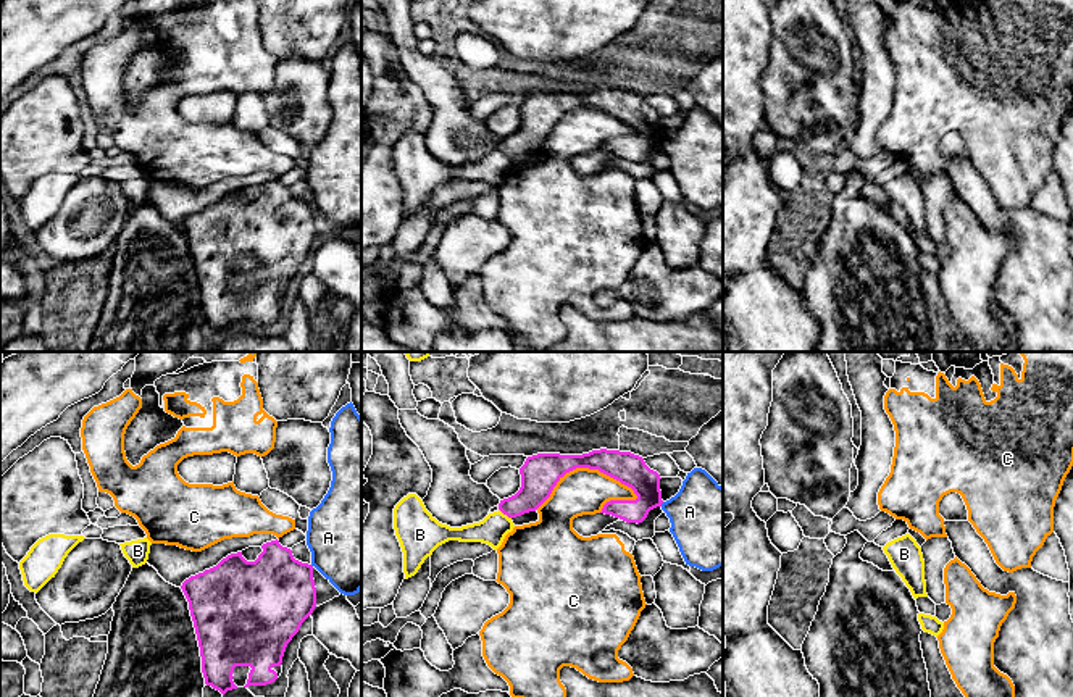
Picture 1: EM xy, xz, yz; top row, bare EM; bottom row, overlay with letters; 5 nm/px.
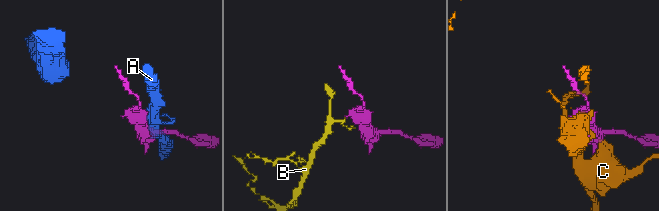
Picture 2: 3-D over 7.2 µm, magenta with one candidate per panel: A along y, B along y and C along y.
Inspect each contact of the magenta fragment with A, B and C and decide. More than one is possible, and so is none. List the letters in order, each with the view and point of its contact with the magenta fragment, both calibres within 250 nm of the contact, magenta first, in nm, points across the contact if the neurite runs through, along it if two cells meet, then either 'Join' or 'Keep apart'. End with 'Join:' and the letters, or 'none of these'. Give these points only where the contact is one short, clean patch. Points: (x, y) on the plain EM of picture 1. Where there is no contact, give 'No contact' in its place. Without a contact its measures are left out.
A: Touches magenta at xz (662, 141). Thickness 160 nm (magenta) against 360 nm. Keep apart
B: Touches magenta at xz (505, 152). Thickness 180 nm (magenta) against 140 nm. Boundary: xz (499, 147), (510, 157). Keep apart
C: Touches magenta at xz (584, 105). Thickness 190 nm (magenta) against 240 nm. Keep apart
Join: none of these

